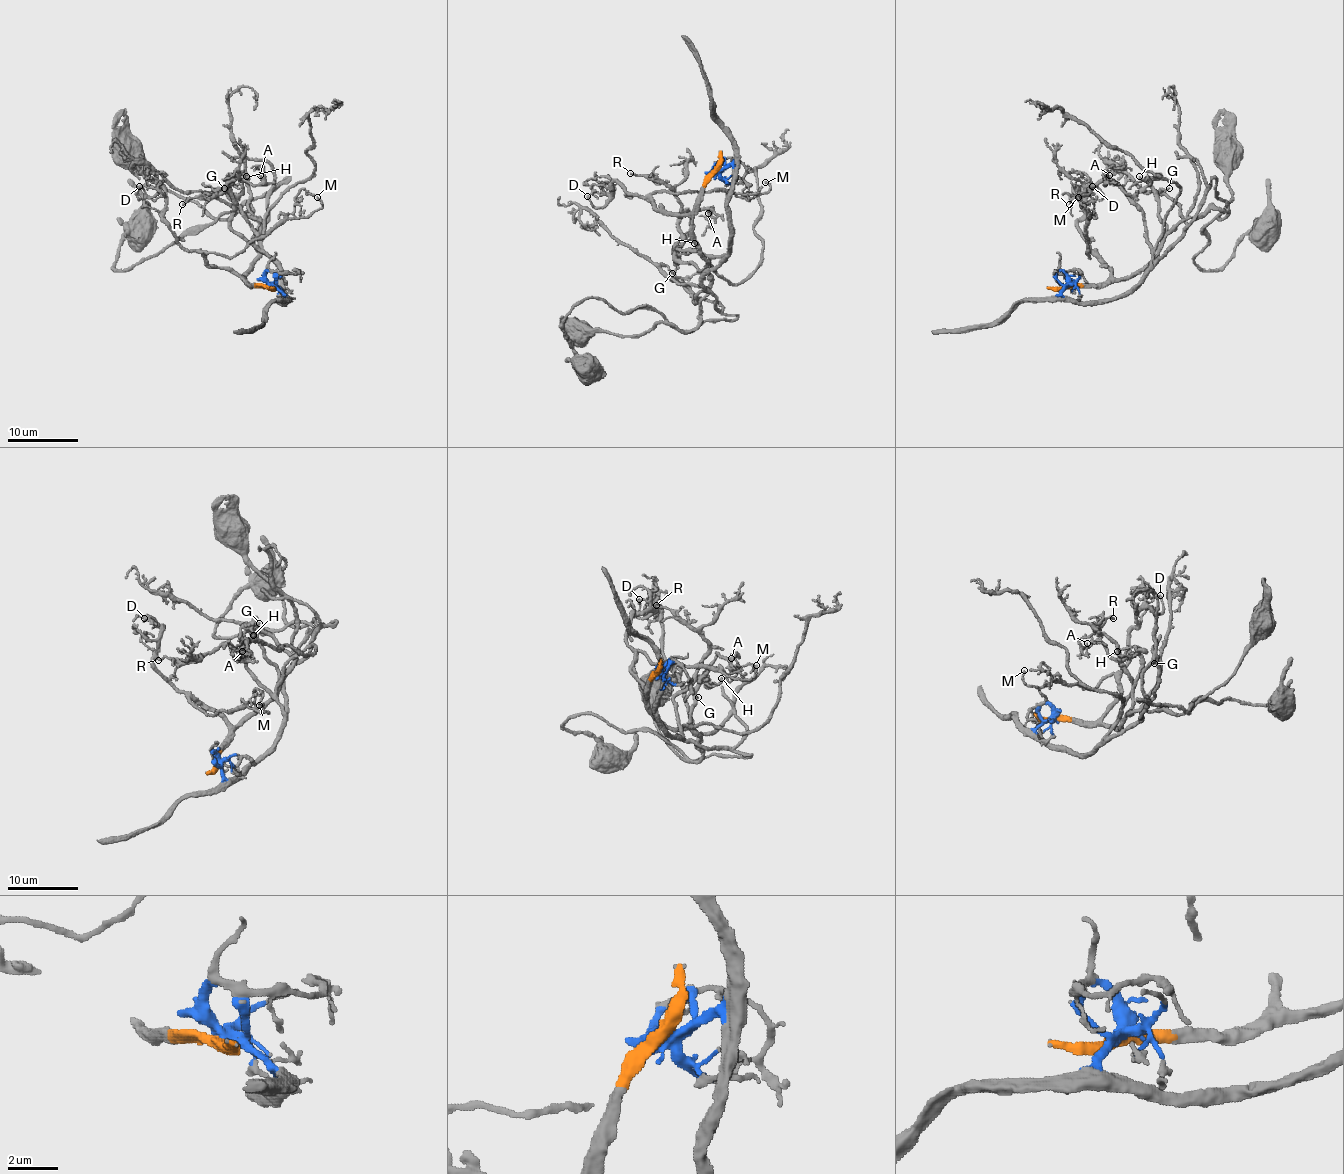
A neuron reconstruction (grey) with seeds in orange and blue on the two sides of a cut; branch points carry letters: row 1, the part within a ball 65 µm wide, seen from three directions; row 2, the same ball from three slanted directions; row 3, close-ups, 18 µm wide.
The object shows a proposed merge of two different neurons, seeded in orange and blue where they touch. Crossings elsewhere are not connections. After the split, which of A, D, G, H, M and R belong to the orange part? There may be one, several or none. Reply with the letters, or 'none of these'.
A, D, H, M

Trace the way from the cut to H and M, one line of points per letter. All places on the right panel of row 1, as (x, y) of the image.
H: (1067, 286), (1105, 286), (1116, 279), (1130, 279), (1156, 254), (1165, 226), (1151, 182), (1139, 177)
M: (1067, 286), (1100, 286), (1111, 275), (1095, 256), (1088, 254), (1086, 222), (1089, 217), (1077, 196)

